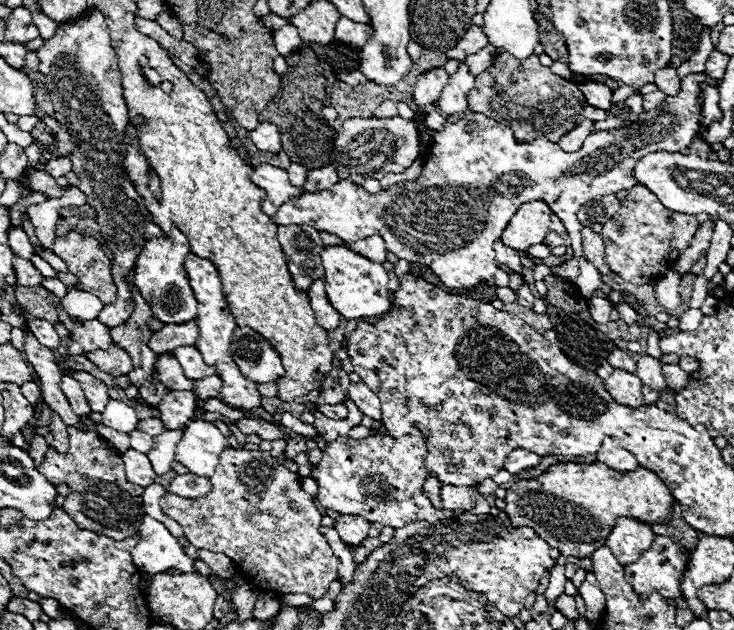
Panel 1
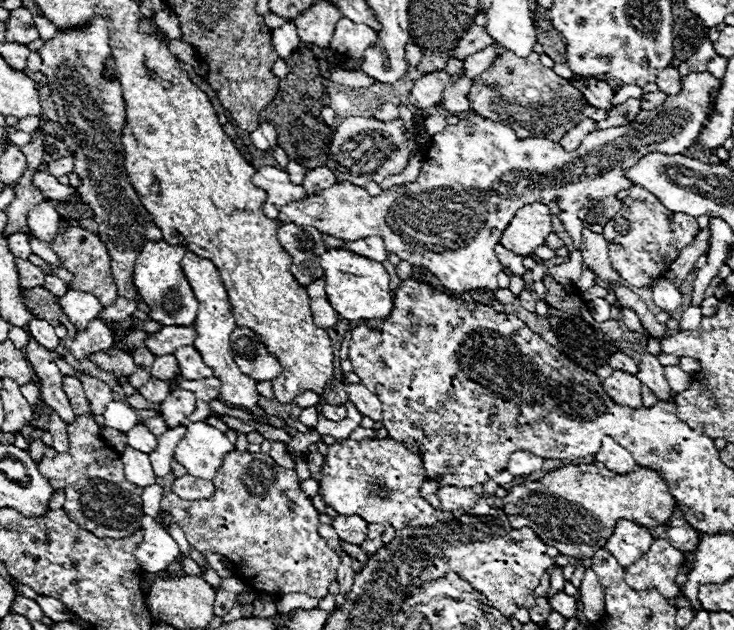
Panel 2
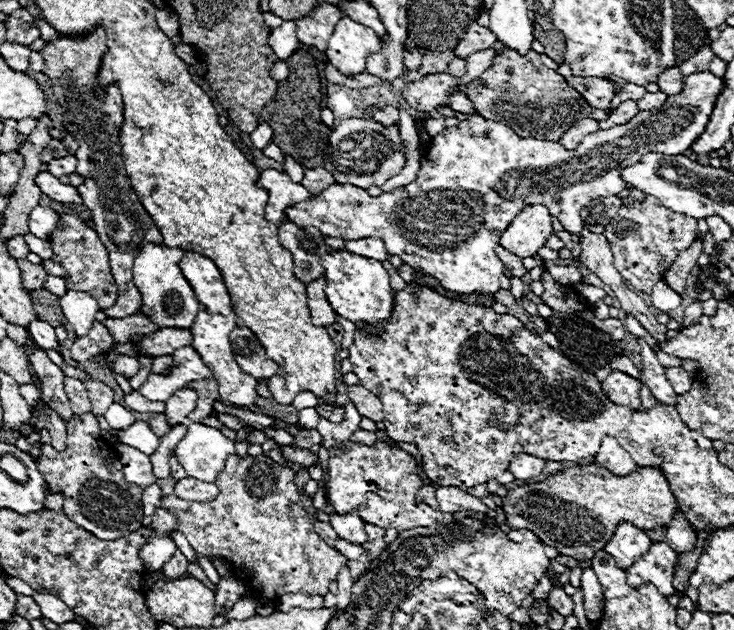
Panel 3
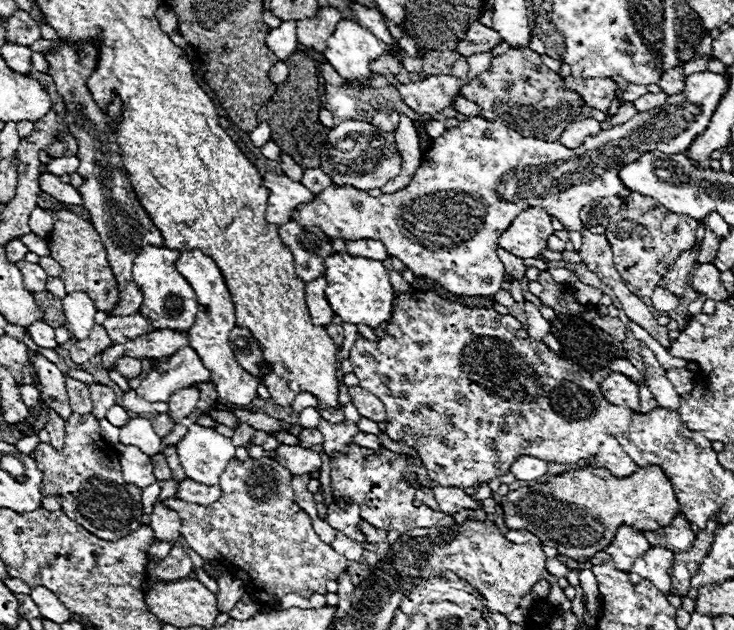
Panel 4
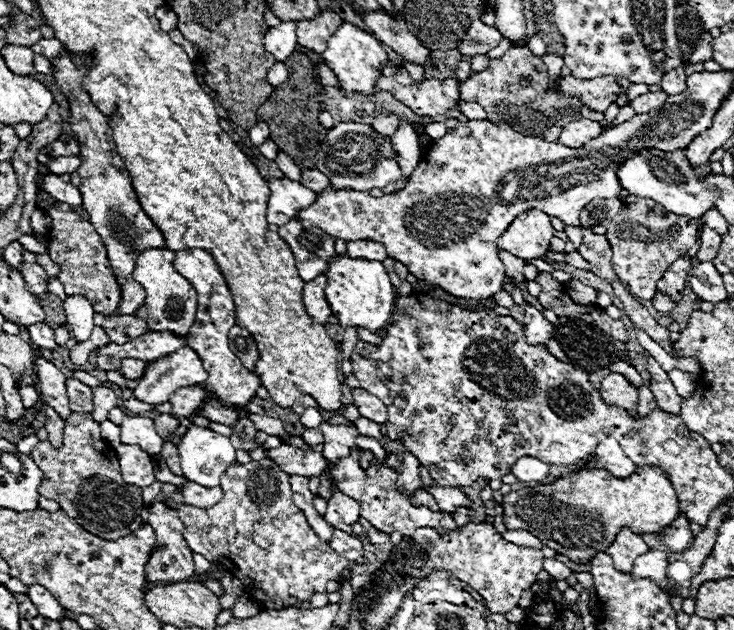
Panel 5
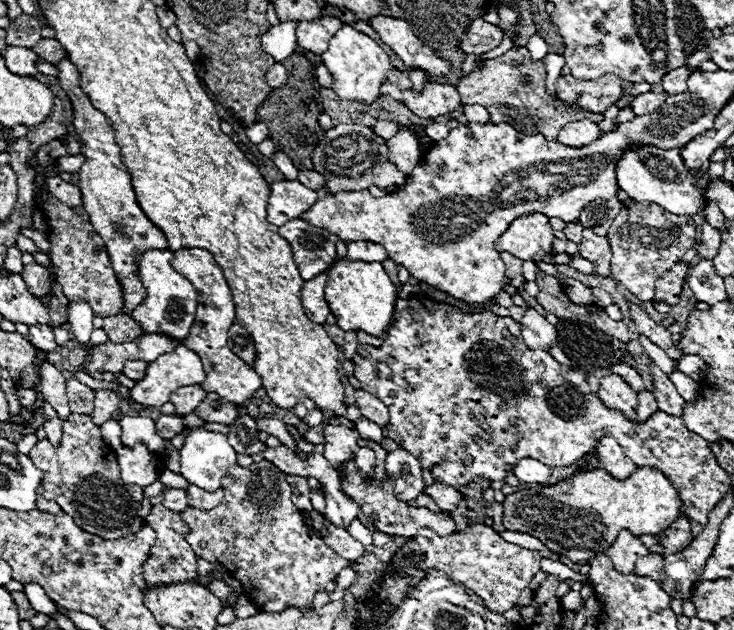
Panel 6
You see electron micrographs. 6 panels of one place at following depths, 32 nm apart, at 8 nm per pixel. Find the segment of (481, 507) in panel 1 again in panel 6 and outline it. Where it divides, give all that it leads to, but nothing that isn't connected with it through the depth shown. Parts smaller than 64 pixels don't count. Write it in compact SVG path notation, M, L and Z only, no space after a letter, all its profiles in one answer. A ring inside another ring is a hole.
M432 484L432 486L426 486L426 492L436 500L438 508L442 512L454 512L458 508L458 502L464 500L464 496L452 488L452 486L444 486L444 484Z

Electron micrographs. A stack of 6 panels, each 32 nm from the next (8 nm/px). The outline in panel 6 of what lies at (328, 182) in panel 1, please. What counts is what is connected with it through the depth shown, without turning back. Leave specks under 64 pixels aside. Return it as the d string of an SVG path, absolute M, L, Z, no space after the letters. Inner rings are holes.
M300 170L298 182L304 184L306 188L316 190L316 192L322 192L326 188L326 178L320 172L316 172L316 170Z

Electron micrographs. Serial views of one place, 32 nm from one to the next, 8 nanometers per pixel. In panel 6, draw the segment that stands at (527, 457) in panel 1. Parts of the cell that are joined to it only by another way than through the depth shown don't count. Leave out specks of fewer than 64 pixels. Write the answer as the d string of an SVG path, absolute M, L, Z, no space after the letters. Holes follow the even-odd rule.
M524 458L514 466L514 476L520 482L538 482L538 484L548 484L552 472L550 466L542 464L540 460L532 460L532 458Z

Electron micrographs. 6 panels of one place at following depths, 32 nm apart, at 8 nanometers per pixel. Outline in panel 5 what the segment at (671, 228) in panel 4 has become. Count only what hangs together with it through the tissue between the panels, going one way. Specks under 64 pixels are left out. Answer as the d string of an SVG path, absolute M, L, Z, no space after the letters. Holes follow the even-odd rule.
M626 196L622 210L614 216L606 230L606 238L614 252L614 272L624 286L640 300L652 300L656 282L664 276L674 260L696 244L698 222L688 216L676 216L654 200Z

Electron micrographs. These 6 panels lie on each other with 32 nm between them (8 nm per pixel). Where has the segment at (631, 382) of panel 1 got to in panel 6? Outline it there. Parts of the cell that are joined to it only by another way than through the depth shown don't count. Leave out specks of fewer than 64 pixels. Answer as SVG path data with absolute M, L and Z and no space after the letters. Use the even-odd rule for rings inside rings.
M610 374L600 380L598 396L608 404L608 408L622 410L630 420L636 420L636 406L638 406L638 394L624 382L622 376Z

